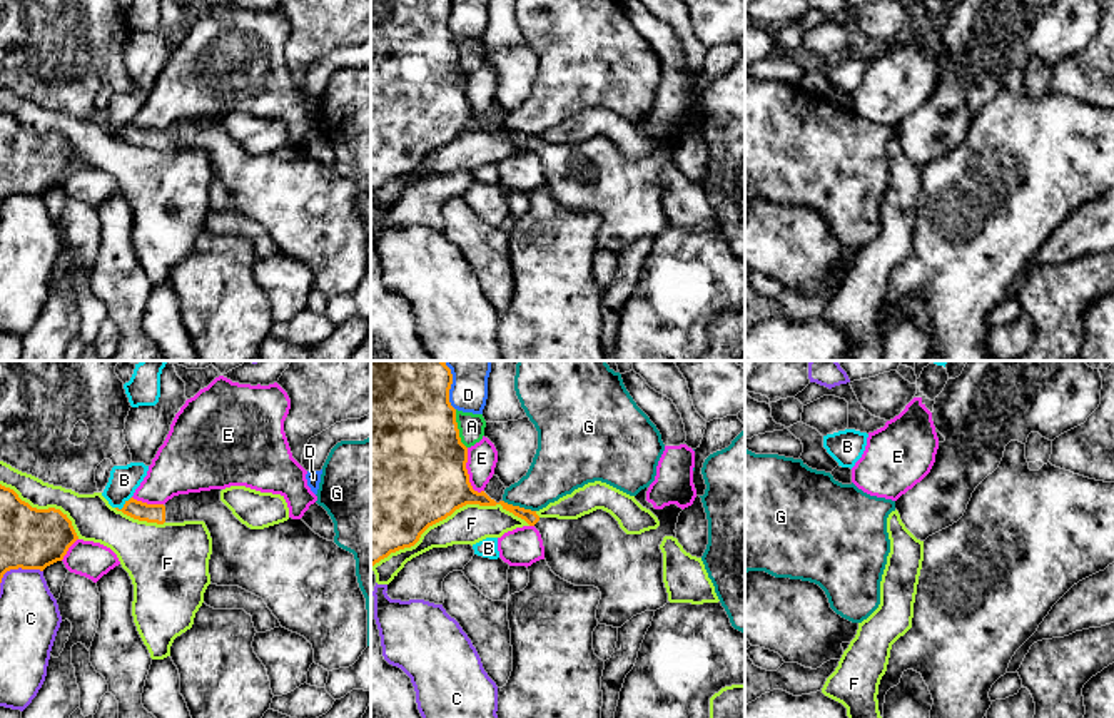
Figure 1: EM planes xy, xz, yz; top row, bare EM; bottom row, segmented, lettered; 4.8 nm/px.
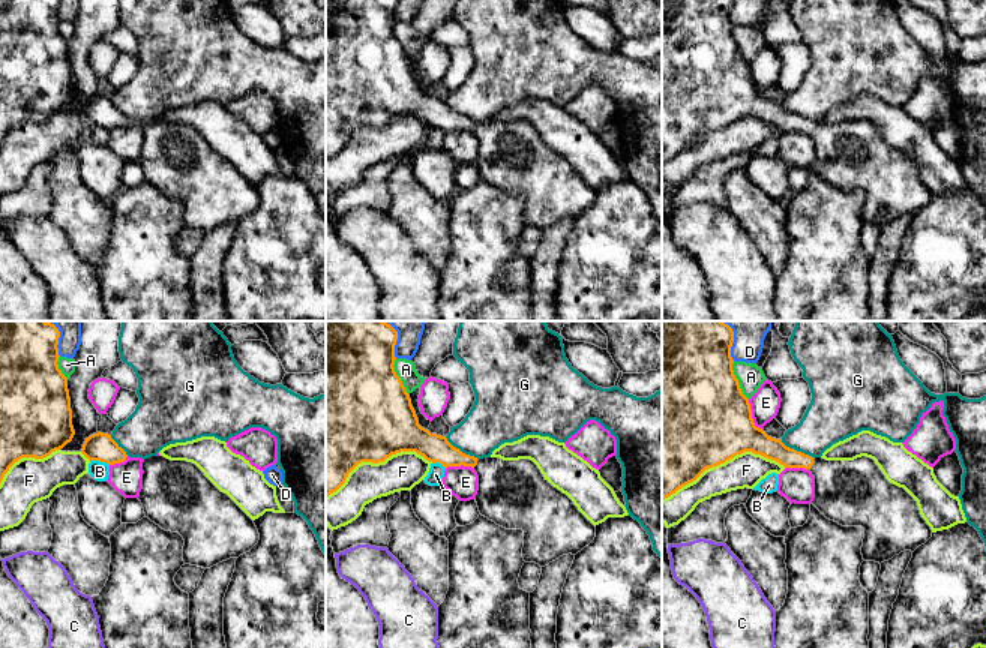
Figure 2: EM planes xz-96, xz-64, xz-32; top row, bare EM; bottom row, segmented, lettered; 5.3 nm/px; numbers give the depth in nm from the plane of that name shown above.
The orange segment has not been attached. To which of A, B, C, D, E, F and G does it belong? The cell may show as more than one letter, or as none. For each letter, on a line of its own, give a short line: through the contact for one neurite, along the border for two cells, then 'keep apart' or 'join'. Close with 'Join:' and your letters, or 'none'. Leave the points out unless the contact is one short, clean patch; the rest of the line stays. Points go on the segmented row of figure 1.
A: keep apart
B: line xy (131, 496), (121, 508), (116, 508); keep apart
C: keep apart
D: keep apart
E: keep apart
F: keep apart
G: line xz (503, 500), (535, 511); keep apart
Join: none

